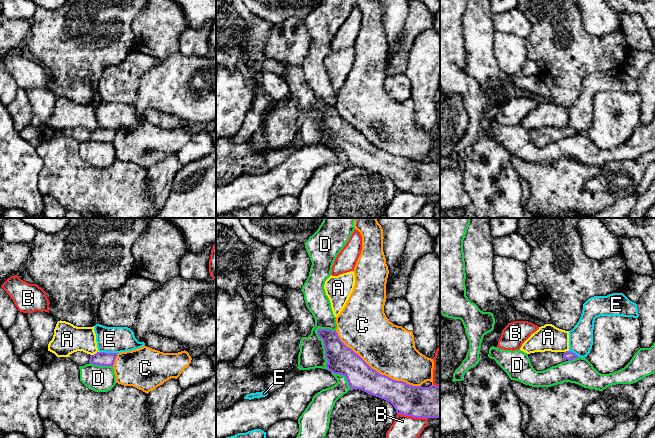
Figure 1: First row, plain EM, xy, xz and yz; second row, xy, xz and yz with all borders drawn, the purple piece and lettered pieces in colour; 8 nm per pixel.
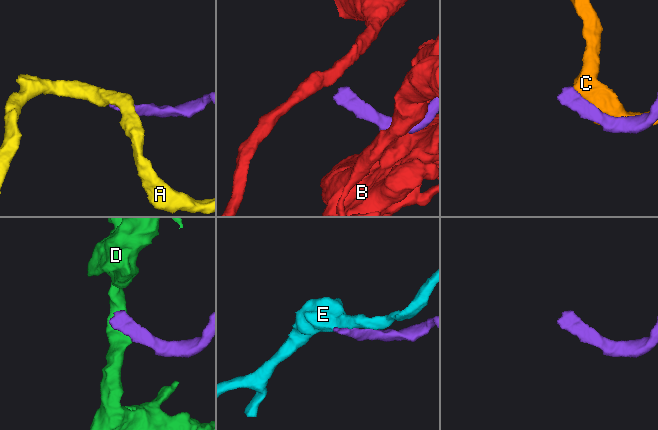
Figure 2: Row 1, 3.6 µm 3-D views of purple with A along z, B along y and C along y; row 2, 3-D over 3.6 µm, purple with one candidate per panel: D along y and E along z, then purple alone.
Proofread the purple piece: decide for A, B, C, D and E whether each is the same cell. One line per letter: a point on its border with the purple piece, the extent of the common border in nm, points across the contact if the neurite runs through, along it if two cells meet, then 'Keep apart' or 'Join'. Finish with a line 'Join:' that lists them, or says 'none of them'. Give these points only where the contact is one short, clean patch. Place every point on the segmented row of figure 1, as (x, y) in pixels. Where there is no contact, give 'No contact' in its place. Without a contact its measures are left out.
A: Touches purple at xy (94, 354). Shared border 70 nm. Boundary: xy (98, 351), (91, 355). Keep apart
B: Touches purple at xz (412, 416). Shared border 260 nm. Keep apart
C: Touches purple at xz (375, 370). Shared border 800 nm. Keep apart
D: Touches purple at xz (325, 349). Shared border 360 nm. Keep apart
E: Touches purple at xy (108, 353). Shared border 150 nm. Boundary: xy (99, 351), (117, 353). Keep apart
Join: none of them

